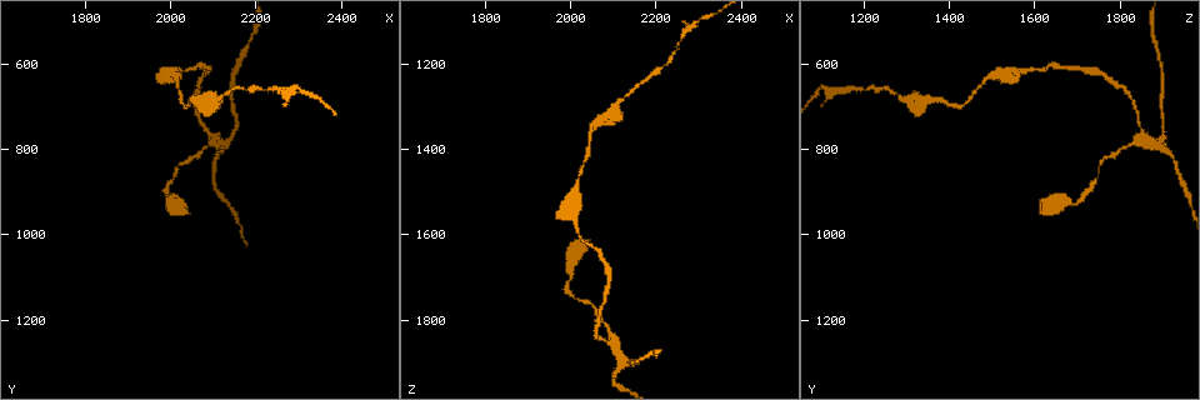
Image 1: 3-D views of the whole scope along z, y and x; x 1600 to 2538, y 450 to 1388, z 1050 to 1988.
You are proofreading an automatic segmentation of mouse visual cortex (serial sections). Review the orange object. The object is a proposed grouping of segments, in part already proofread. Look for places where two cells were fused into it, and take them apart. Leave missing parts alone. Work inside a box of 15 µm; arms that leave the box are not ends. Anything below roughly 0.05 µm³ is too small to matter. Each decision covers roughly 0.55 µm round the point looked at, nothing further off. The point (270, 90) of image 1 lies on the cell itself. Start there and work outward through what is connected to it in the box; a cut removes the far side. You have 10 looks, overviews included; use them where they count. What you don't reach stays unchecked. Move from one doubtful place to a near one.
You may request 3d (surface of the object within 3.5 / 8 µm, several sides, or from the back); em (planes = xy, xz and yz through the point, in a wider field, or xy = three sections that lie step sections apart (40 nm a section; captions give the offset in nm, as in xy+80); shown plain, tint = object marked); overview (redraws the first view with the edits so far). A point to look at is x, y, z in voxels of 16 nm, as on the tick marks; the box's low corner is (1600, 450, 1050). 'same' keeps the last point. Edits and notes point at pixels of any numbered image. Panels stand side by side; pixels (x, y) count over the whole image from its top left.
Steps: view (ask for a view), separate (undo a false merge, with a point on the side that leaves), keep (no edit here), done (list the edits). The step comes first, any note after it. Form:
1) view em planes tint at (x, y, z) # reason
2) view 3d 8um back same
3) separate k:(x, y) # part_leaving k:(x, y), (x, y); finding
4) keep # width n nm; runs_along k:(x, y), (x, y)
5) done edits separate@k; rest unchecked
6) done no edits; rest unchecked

view 3d 3.5um at (2060, 690, 1340) # calibre changes

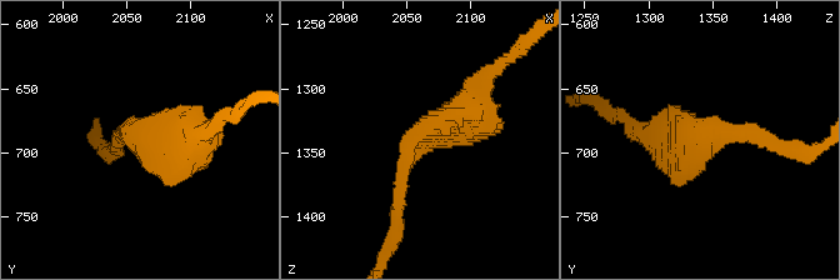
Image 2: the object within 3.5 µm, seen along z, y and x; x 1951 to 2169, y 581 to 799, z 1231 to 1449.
view em planes tint at (2060, 690, 1336) # arm_widths 200, 500 nm; now the EM

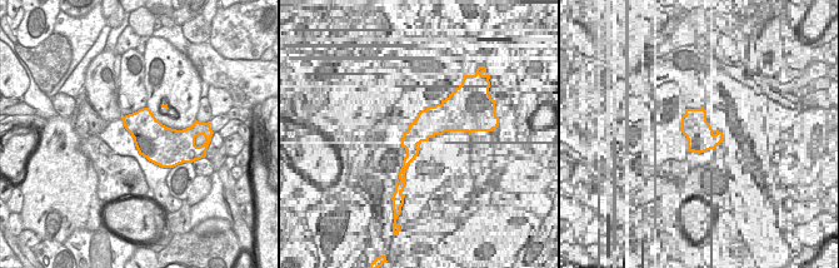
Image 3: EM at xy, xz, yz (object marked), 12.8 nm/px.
view em xy step 2 tint same # cut it another way

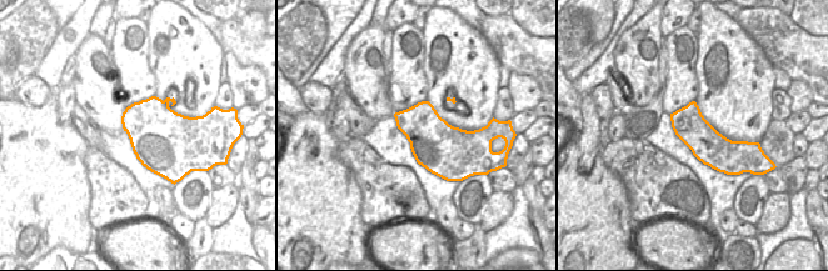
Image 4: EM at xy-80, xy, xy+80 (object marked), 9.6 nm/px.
keep # width 480 nm; runs_along 2:(481, 90), (409, 144), (398, 209); all the same cell

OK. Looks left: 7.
view 3d 3.5um at (2015, 610, 1585) # calibre changes

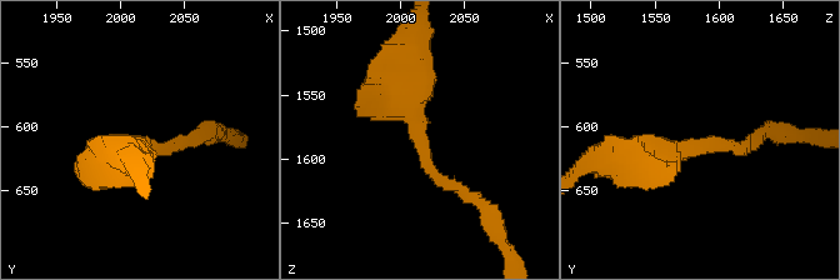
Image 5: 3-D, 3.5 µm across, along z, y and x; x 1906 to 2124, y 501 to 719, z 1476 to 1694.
view em xy step 2 tint at (2016, 612, 1590) # arm_widths 150, 500 nm; need the tissue

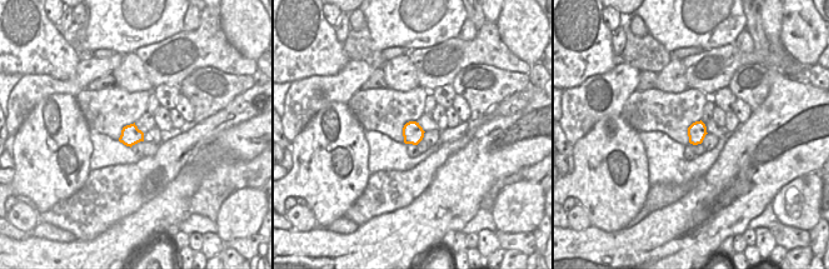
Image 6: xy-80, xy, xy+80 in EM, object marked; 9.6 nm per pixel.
view em xy step 3 tint same

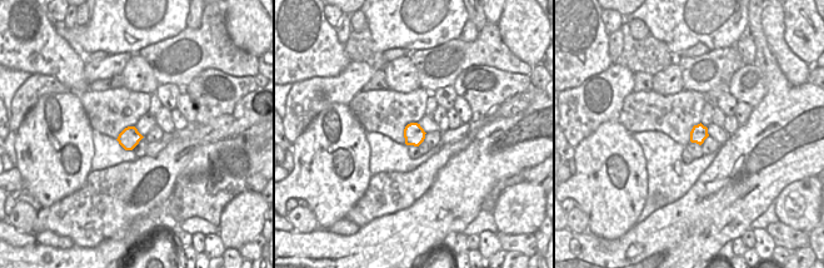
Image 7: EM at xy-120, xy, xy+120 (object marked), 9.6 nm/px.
keep # runs_along 5:(405, 68), (424, 164), (474, 199); one cell here

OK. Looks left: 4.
view 3d 3.5um at (2095, 765, 1850) # calibre changes

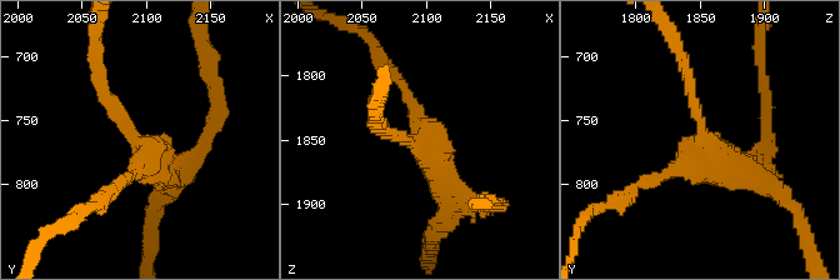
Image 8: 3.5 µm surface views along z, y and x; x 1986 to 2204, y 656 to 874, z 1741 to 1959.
view em xy step 2 tint at (2092, 766, 1856) # shape alone is not enough

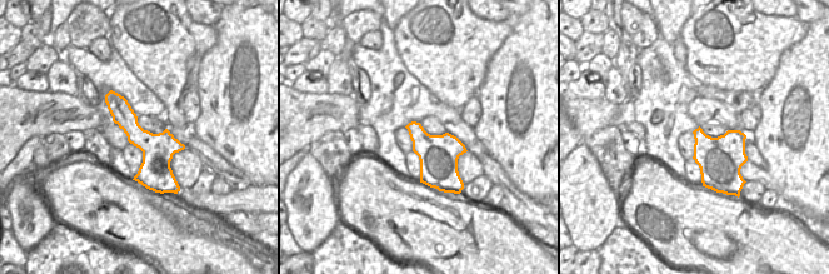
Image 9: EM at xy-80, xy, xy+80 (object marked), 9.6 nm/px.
keep # width 380 nm; runs_along 8:(689, 73), (704, 141), (644, 180); continuous, no second cell

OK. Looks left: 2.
view 3d 8um at (2000, 930, 1695) # calibre changes

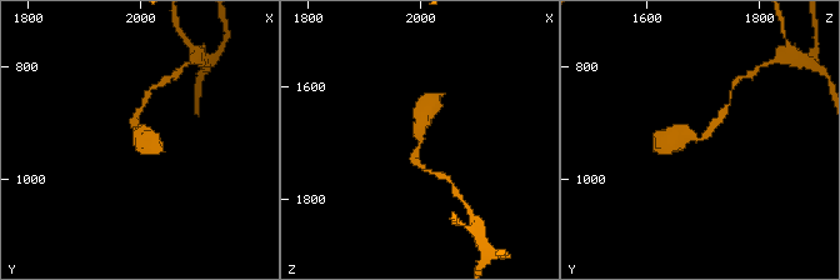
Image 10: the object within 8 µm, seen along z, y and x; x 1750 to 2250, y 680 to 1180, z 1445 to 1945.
view em xy step 2 tint at (1995, 925, 1700) # arm_widths 250, 450 nm; need the tissue

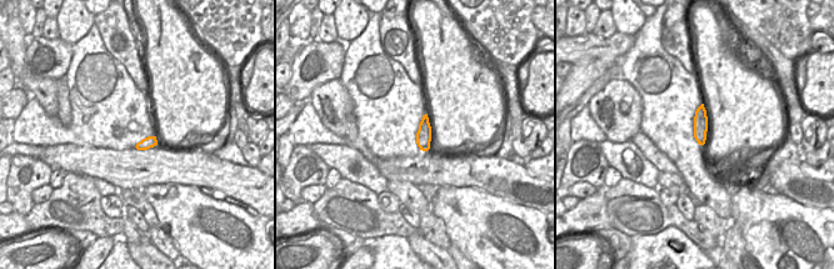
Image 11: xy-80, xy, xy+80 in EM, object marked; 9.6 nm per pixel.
keep # runs_along 10:(725, 111), (700, 139), (671, 140); all the same cell

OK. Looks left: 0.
done no edits; rest unchecked

